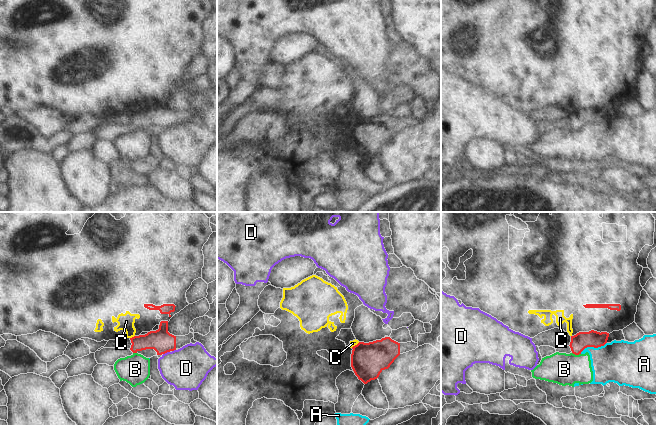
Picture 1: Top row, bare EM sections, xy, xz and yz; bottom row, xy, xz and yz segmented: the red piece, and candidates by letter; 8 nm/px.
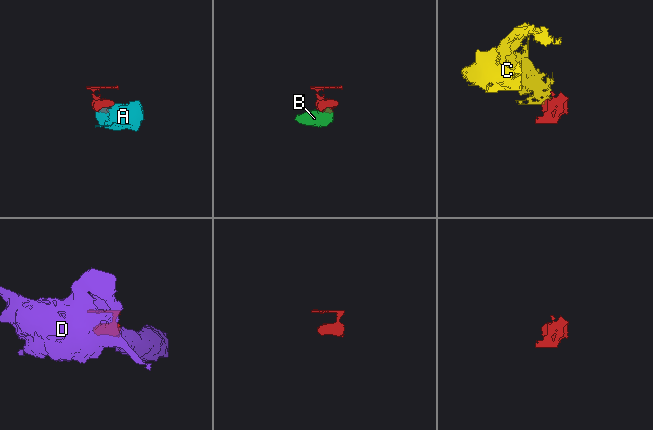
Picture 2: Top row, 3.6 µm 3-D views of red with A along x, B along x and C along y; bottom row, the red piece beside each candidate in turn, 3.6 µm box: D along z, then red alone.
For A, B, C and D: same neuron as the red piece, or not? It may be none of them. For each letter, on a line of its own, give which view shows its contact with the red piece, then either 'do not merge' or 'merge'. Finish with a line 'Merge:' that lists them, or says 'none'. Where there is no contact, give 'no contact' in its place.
A: meets red in yz; do not merge
B: meets red in yz; do not merge
C: meets red in xy; do not merge
D: meets red in xy; do not merge
Merge: none

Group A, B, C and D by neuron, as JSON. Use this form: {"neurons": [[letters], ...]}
{"neurons": [["A", "B", "C"], ["D"]]}

